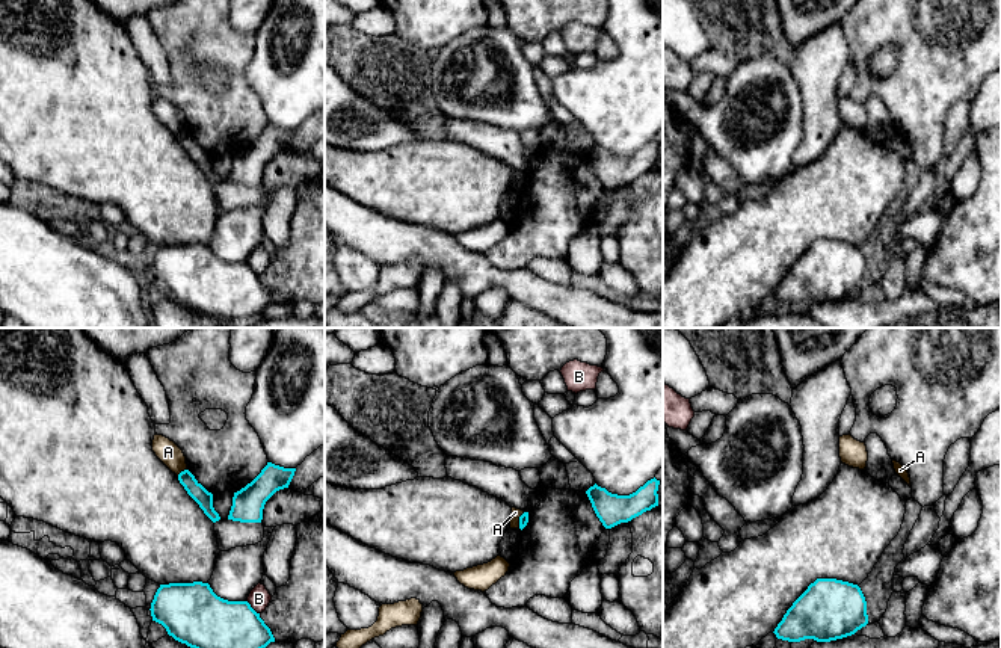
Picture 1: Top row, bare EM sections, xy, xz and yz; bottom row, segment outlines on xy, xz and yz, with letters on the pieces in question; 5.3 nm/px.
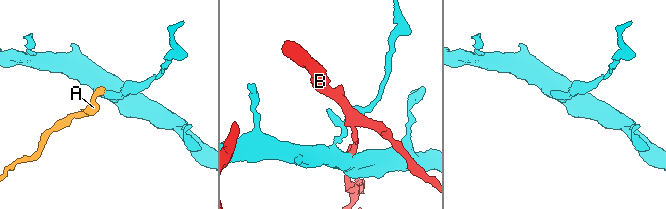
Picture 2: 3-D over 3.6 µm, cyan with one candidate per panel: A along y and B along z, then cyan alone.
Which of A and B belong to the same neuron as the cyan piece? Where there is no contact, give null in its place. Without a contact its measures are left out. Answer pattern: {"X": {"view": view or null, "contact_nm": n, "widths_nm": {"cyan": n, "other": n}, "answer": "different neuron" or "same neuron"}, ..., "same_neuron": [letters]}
{"A": {"view": "xy", "contact_nm": 70, "widths_nm": {"cyan": 90, "other": 120}, "answer": "different neuron"}, "B": {"view": "xy", "contact_nm": 100, "widths_nm": {"cyan": 280, "other": 120}, "answer": "different neuron"}, "same_neuron": []}

